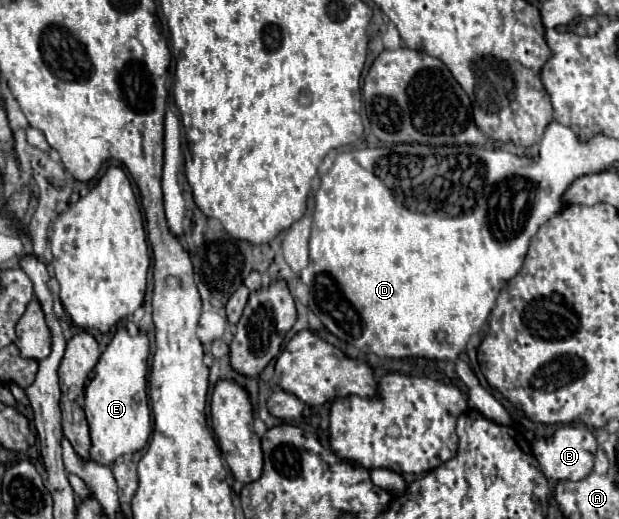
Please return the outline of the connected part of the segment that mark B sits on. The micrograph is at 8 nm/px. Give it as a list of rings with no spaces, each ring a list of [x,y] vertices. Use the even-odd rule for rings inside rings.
[[[576,425],[558,427],[552,437],[538,437],[532,443],[534,457],[538,459],[544,475],[554,481],[562,481],[562,479],[580,481],[582,477],[588,477],[588,473],[592,471],[592,465],[594,465],[596,447],[598,447],[598,443],[596,443],[594,435],[586,427],[576,427]]]

